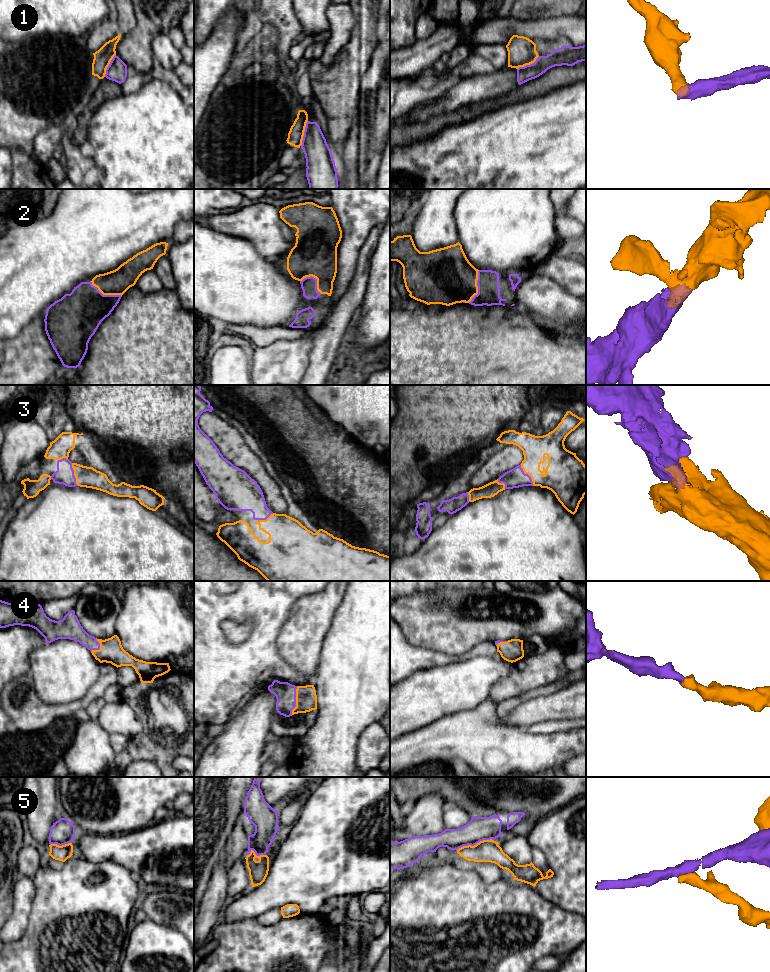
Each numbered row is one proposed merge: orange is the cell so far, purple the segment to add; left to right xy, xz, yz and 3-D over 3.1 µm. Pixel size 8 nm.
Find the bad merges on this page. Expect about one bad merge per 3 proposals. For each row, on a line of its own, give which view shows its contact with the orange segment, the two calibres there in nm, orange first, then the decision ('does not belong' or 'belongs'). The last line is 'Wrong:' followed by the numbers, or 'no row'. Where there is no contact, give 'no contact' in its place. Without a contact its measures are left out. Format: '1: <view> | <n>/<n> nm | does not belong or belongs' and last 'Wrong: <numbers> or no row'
1: xz | 130/220 nm | does not belong
2: xy | 200/360 nm | belongs
3: yz | 220/160 nm | belongs
4: xz | 180/170 nm | belongs
5: yz | 180/190 nm | does not belong
Wrong: 1, 5

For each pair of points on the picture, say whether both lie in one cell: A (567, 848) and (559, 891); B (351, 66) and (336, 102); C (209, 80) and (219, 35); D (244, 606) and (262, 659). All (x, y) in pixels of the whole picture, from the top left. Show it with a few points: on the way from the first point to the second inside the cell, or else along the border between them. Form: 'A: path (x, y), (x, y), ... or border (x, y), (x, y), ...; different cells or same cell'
A: path (567, 859), (567, 880); same cell
B: path (343, 75), (340, 81), (340, 93); same cell
C: path (209, 69), (209, 61), (219, 46); same cell
D: path (257, 618), (262, 623), (262, 646); same cell

